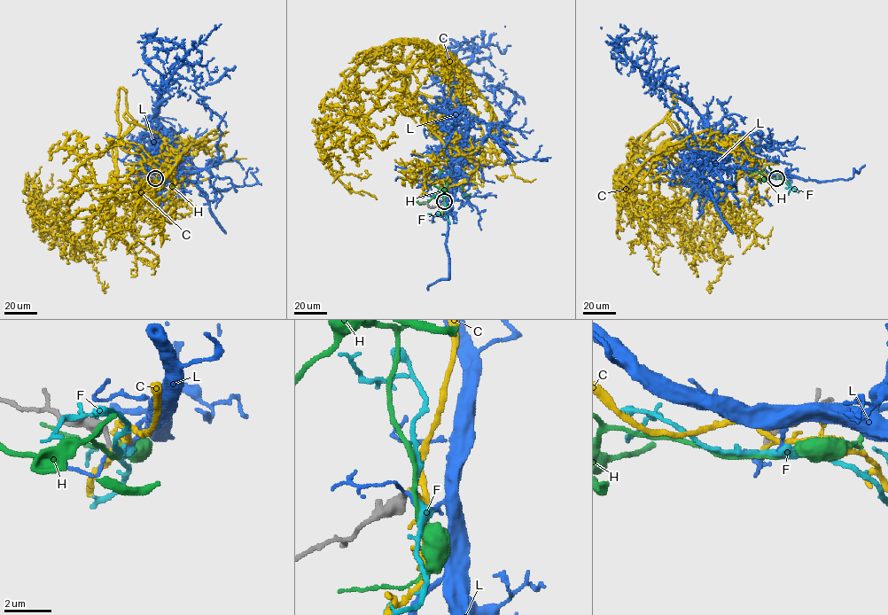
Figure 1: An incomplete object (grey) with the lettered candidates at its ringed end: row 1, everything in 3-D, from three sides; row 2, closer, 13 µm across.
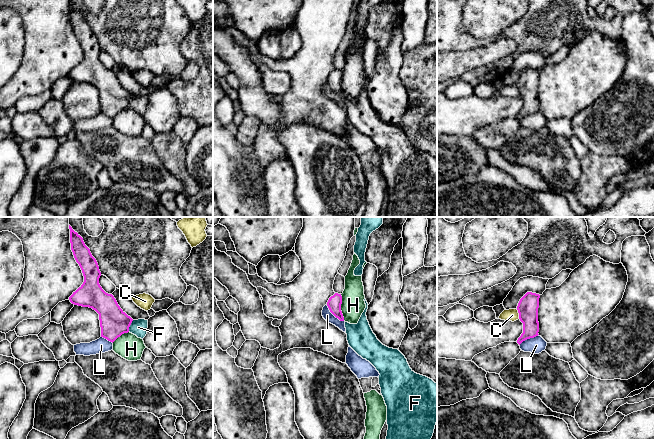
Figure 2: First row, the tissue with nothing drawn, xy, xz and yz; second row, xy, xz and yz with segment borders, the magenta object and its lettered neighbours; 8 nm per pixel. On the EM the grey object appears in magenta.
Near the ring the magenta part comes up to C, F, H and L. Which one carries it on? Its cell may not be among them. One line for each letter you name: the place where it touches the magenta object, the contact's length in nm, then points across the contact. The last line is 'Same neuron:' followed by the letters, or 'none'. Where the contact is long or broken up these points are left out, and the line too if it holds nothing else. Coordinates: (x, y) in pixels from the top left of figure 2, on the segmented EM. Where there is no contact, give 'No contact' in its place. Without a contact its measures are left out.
F: Touches magenta at xy (129, 326). Shared border 100 nm. Path across: xy (114, 322), (129, 326), (138, 327)
Same neuron: F

